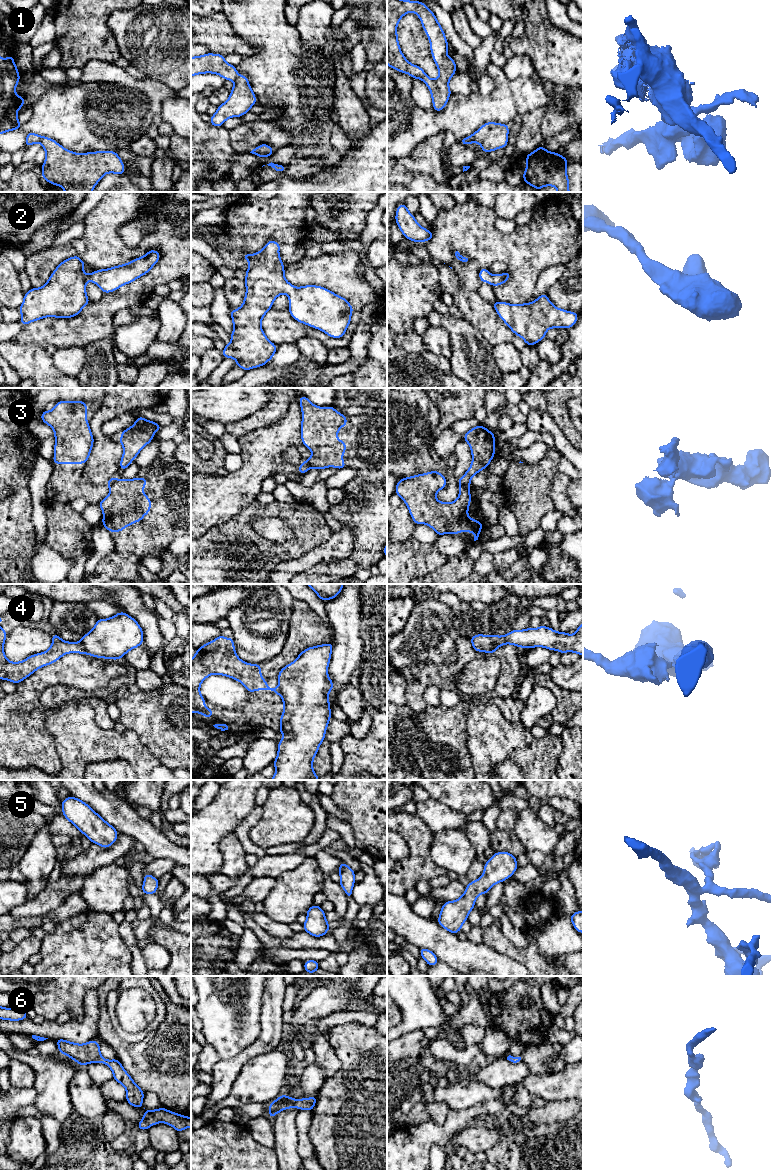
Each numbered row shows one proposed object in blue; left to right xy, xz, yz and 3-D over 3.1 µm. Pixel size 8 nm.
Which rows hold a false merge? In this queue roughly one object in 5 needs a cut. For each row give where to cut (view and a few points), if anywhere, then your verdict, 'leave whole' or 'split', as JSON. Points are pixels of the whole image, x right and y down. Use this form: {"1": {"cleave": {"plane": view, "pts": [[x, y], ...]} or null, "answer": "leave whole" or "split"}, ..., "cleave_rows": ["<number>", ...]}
{"1": {"cleave": {"plane": "xy", "pts": [[41, 136], [39, 141]]}, "answer": "split"}, "2": {"cleave": null, "answer": "leave whole"}, "3": {"cleave": {"plane": "yz", "pts": [[459, 482], [469, 488]]}, "answer": "split"}, "4": {"cleave": {"plane": "xy", "pts": [[80, 641], [85, 653]]}, "answer": "split"}, "5": {"cleave": null, "answer": "leave whole"}, "6": {"cleave": null, "answer": "leave whole"}, "cleave_rows": ["1", "3", "4"]}

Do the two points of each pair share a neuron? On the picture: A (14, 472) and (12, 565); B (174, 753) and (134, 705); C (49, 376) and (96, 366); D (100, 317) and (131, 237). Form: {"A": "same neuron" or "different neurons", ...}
{"A": "same neuron", "B": "same neuron", "C": "different neurons", "D": "different neurons"}

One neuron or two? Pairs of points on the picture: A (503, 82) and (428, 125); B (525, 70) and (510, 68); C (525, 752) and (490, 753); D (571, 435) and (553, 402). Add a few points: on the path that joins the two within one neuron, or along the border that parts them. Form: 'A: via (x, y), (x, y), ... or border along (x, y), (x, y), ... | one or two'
A: via (490, 102), (483, 109), (474, 110), (448, 119) | one
B: via (521, 68), (514, 68) | one
C: via (516, 752), (499, 752) | one
D: via (567, 427), (558, 410) | one

